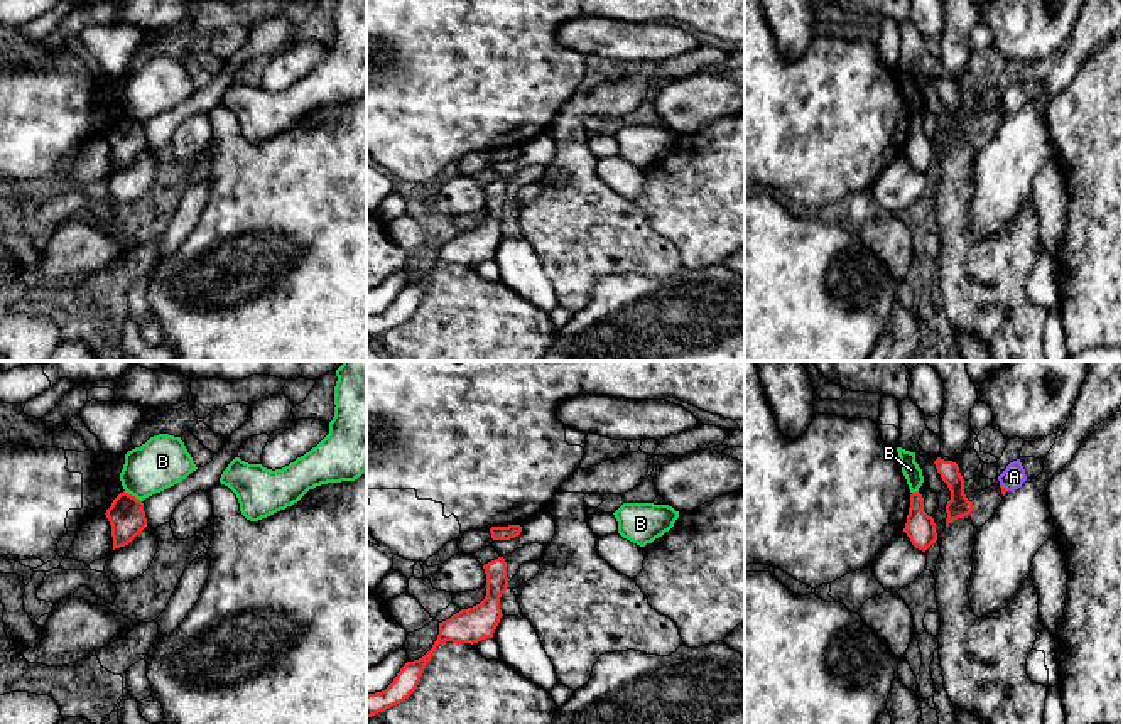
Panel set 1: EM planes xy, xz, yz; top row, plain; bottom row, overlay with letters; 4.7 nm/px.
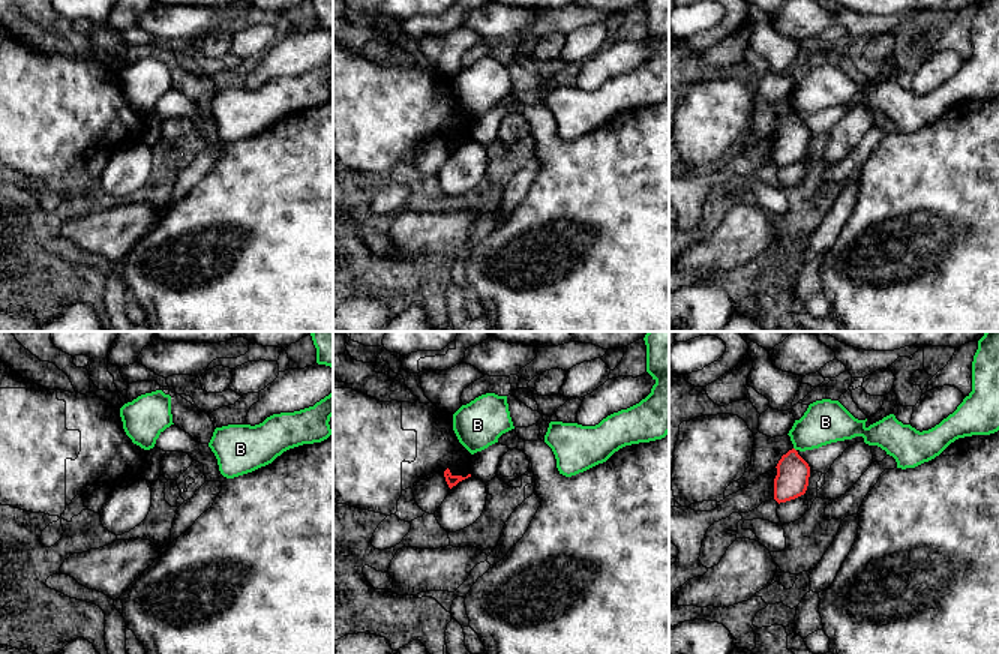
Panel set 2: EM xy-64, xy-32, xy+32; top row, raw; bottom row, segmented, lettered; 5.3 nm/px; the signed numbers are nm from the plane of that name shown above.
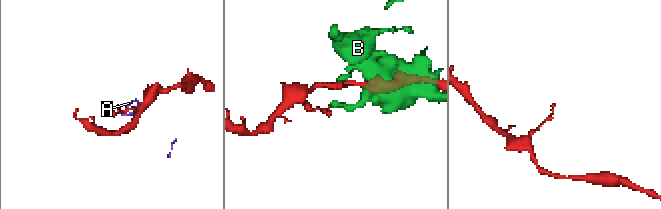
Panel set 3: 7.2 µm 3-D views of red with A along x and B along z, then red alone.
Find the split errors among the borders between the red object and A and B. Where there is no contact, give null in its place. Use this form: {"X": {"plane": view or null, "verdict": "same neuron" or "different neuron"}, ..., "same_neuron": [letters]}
{"A": {"plane": "yz", "verdict": "different neuron"}, "B": {"plane": "xy", "verdict": "different neuron"}, "same_neuron": []}

